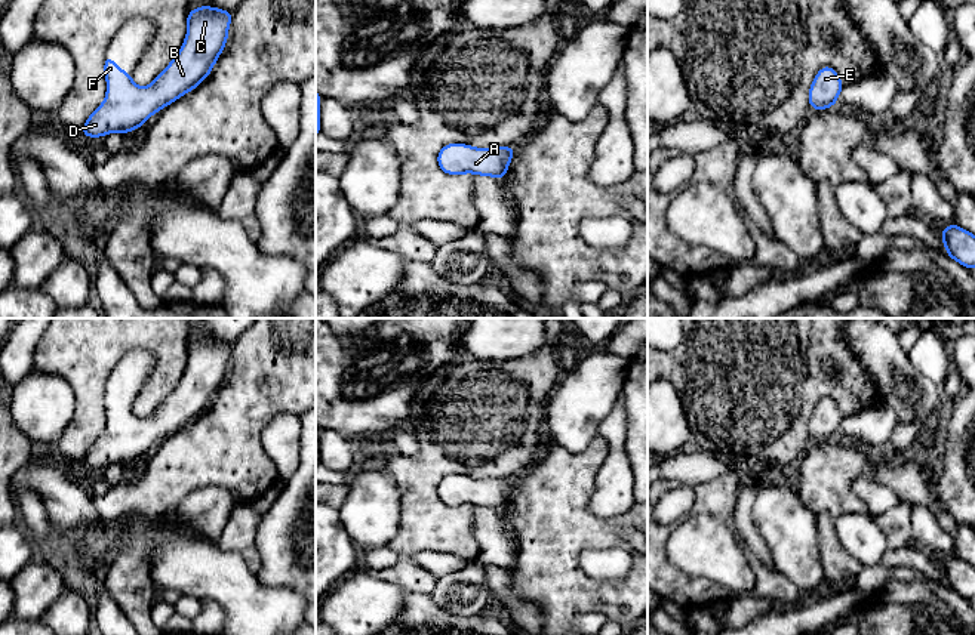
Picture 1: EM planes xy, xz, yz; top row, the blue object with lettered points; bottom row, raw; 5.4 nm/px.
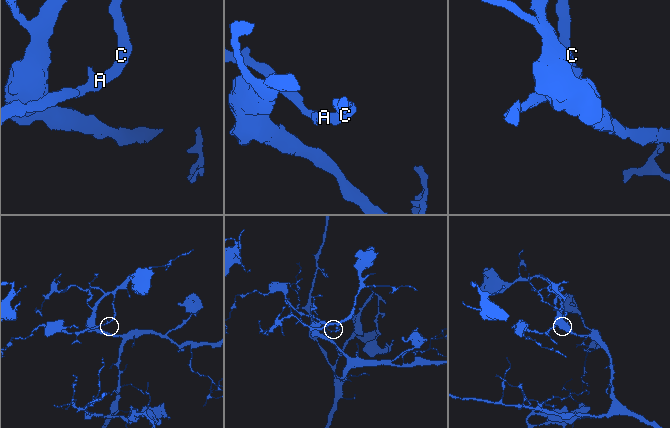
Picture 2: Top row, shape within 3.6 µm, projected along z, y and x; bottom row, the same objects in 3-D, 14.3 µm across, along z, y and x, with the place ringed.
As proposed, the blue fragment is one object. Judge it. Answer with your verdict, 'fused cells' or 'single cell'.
single cell

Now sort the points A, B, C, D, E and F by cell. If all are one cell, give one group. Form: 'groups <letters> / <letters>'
groups A B C D E F

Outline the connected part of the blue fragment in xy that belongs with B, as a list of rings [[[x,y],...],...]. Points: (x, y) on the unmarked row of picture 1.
[[[202,337],[187,346],[187,369],[170,395],[147,417],[136,417],[129,404],[105,388],[107,428],[86,451],[80,466],[129,465],[154,444],[196,420],[212,403],[225,379],[233,343]]]

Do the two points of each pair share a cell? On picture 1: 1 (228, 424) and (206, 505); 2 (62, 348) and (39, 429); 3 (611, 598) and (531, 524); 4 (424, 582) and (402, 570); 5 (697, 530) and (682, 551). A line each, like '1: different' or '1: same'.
1: different
2: different
3: same
4: same
5: same

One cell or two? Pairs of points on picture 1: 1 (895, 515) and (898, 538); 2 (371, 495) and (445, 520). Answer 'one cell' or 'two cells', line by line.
1: one cell
2: two cells

